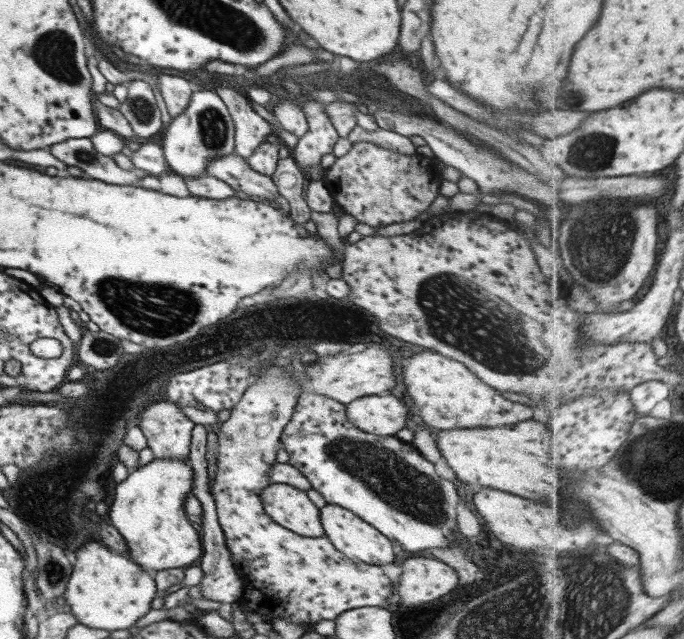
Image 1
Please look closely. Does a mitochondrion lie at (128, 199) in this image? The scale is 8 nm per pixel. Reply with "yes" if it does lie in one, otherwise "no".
no

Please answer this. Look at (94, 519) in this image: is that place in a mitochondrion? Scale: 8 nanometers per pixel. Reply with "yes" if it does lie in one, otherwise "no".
no

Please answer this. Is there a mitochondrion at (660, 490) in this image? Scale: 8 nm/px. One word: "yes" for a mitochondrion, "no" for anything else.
yes

